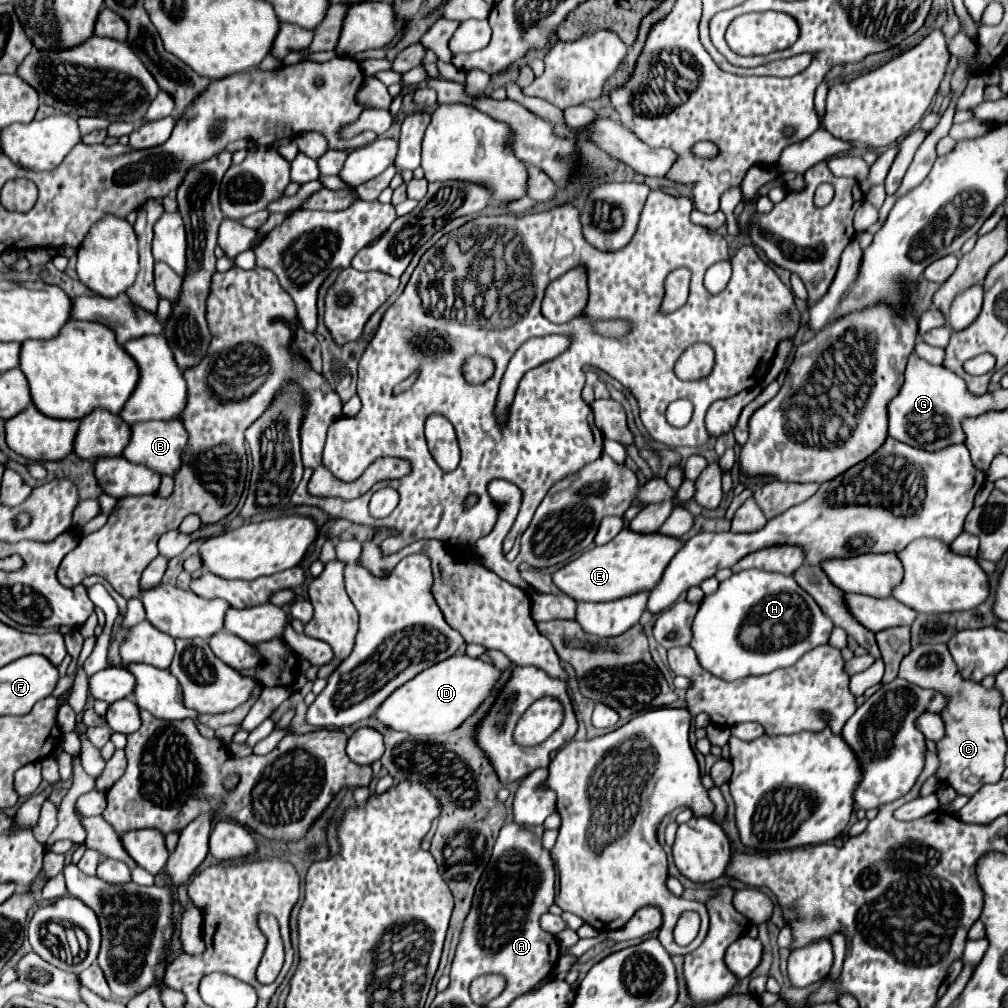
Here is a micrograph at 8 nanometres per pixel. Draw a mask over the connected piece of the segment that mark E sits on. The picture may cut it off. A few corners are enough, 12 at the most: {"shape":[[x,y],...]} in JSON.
{"shape":[[630,528],[560,568],[584,602],[652,592],[684,540]]}

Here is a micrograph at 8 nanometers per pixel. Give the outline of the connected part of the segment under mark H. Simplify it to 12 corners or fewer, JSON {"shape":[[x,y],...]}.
{"shape":[[744,570],[702,600],[690,646],[722,680],[826,644],[794,578]]}

